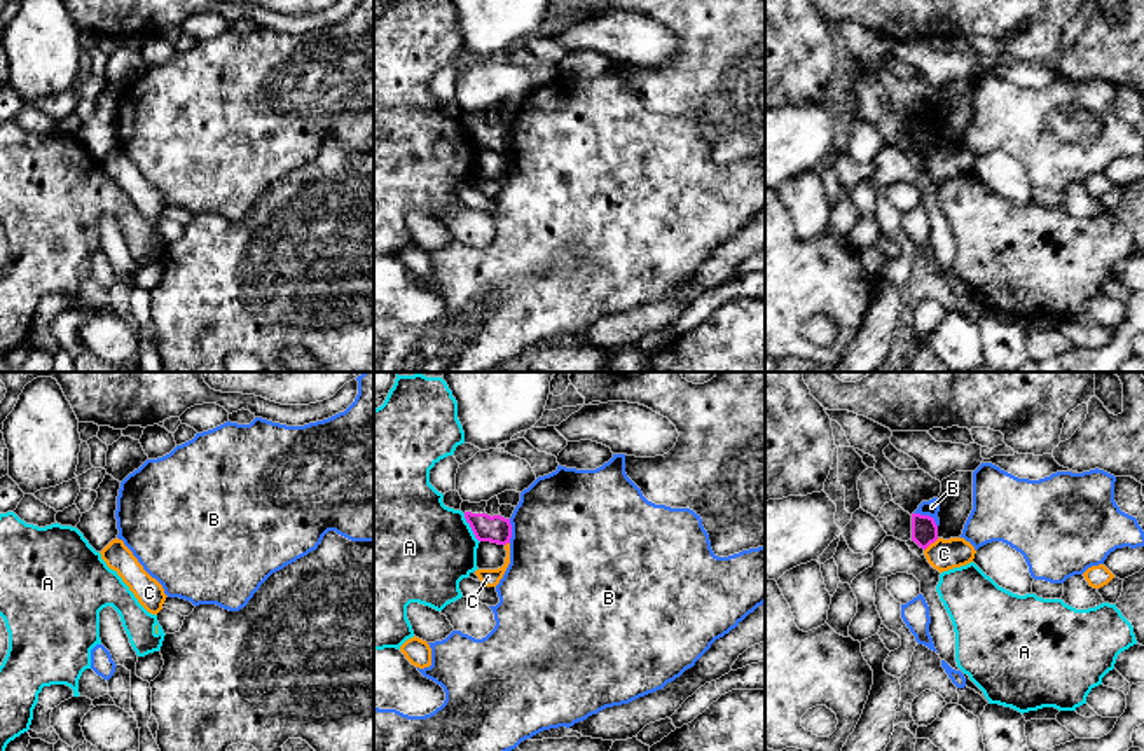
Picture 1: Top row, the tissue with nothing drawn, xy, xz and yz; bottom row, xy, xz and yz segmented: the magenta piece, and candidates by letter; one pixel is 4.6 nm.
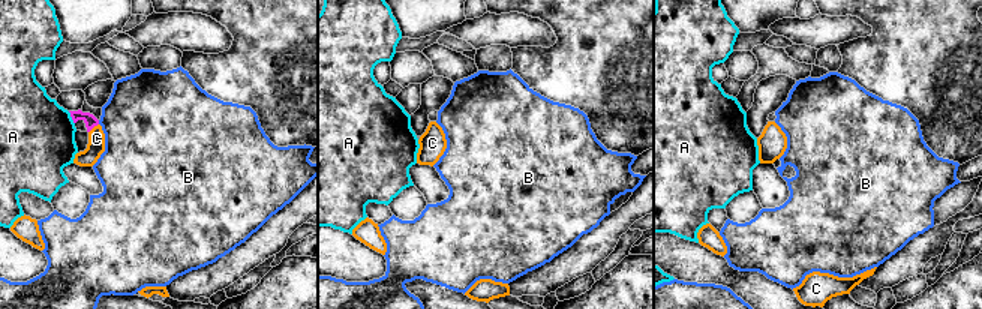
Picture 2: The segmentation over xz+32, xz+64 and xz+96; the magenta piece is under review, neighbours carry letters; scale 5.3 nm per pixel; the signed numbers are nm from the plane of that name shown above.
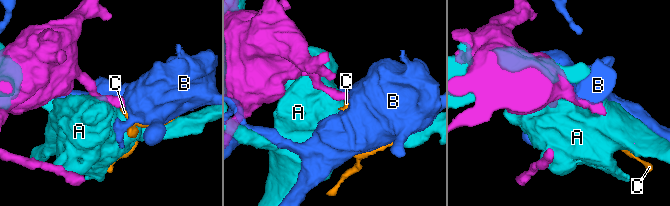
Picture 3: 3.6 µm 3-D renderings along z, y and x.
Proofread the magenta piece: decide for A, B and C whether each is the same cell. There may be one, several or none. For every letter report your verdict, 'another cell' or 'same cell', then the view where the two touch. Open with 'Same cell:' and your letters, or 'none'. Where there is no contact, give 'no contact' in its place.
Same cell: none
A: another cell; meets magenta in xz
B: another cell; meets magenta in yz
C: another cell; meets magenta in yz

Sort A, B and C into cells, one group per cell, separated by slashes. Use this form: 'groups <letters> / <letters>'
groups A / B / C

